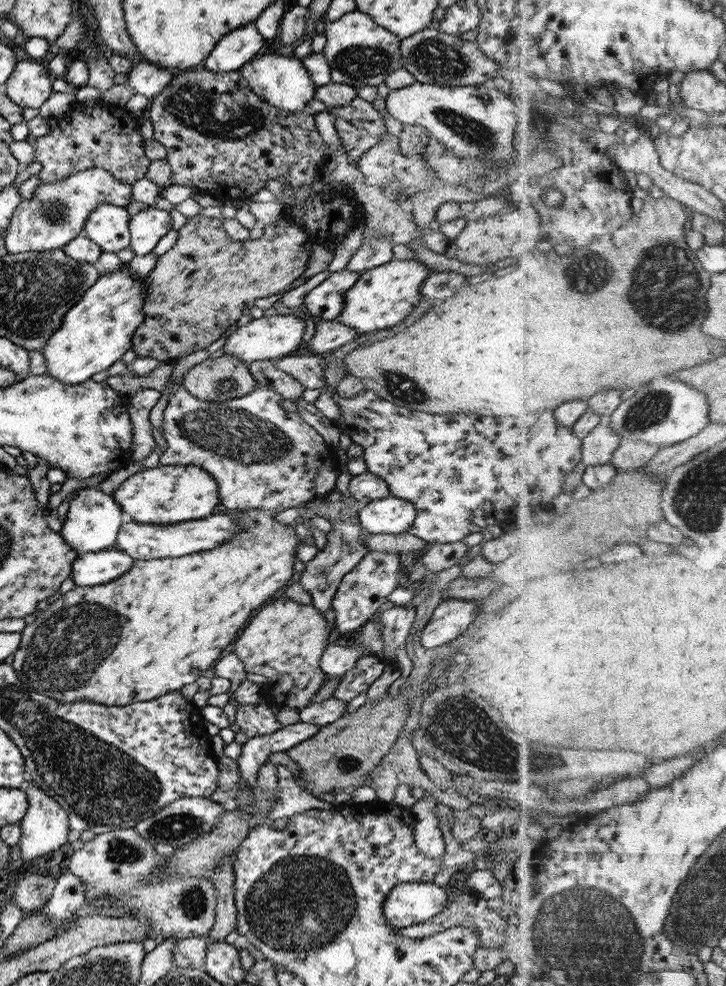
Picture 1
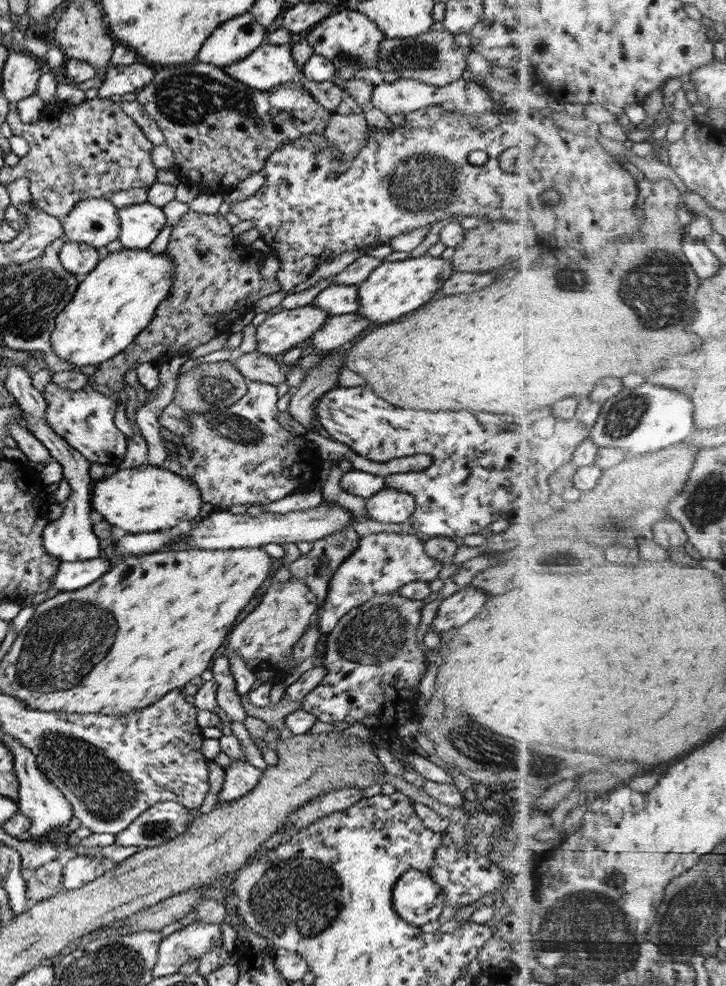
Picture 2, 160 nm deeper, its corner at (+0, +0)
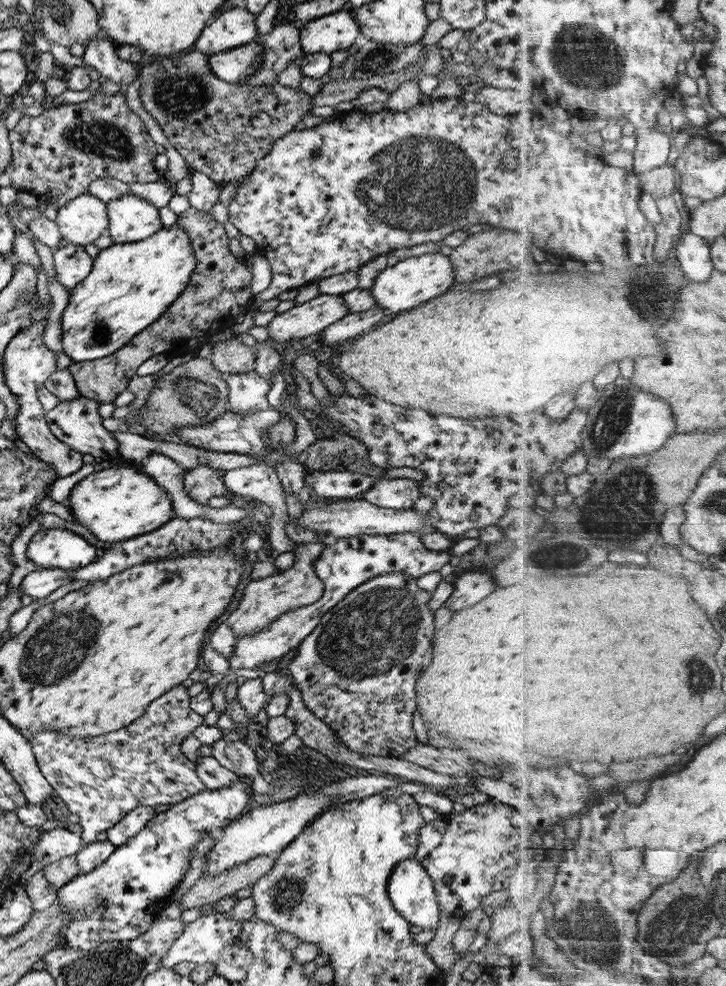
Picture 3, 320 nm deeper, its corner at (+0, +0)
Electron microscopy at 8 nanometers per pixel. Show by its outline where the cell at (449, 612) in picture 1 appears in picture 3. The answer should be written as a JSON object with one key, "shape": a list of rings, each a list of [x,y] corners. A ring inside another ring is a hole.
{"shape":[[[458,571],[458,577],[452,586],[450,597],[445,600],[443,605],[452,612],[457,612],[459,608],[479,602],[493,592],[496,587],[491,574],[486,571]]]}

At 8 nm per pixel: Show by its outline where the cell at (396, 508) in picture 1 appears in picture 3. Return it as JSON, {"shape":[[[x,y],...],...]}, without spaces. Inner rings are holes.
{"shape":[[[377,478],[363,494],[363,500],[388,509],[408,509],[419,498],[419,487],[405,478]]]}

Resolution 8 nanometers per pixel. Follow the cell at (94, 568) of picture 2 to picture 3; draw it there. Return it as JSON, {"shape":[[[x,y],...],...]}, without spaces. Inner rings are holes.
{"shape":[[[37,568],[24,576],[19,592],[27,594],[31,599],[45,598],[59,586],[73,581],[68,572],[62,568]]]}

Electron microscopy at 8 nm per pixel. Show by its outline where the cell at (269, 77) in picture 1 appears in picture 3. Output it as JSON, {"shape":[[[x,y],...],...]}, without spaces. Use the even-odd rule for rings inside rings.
{"shape":[[[258,42],[236,46],[206,57],[211,72],[228,83],[237,83],[254,75],[260,65],[262,46]]]}

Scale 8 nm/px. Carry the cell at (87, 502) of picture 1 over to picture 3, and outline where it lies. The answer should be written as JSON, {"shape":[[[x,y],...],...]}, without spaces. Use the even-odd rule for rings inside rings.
{"shape":[[[40,528],[31,536],[25,558],[39,569],[78,569],[96,560],[95,545],[64,528]]]}

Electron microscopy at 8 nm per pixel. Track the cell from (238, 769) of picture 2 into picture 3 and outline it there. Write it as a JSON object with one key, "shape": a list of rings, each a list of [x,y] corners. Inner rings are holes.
{"shape":[[[240,775],[237,777],[236,781],[231,783],[229,786],[225,788],[219,788],[219,790],[209,790],[205,789],[201,793],[194,794],[193,796],[188,796],[186,799],[180,800],[180,802],[176,802],[175,804],[169,805],[165,812],[161,812],[157,814],[139,830],[139,833],[135,836],[132,836],[125,844],[120,844],[115,847],[115,850],[107,857],[107,860],[104,860],[99,864],[98,867],[95,867],[93,870],[90,870],[86,873],[78,873],[75,878],[68,880],[63,886],[56,891],[56,900],[58,900],[58,904],[63,908],[65,913],[68,912],[70,914],[70,919],[66,925],[63,925],[60,928],[60,948],[66,948],[66,950],[91,950],[95,948],[97,945],[107,942],[109,940],[118,940],[121,942],[122,940],[131,940],[140,934],[143,934],[154,921],[157,914],[166,906],[167,903],[171,901],[170,896],[172,894],[172,890],[176,888],[181,879],[183,878],[183,874],[185,874],[187,868],[189,868],[189,860],[190,860],[190,850],[194,848],[195,844],[199,842],[201,838],[201,834],[209,833],[209,835],[213,835],[215,831],[222,831],[223,828],[226,828],[233,819],[237,819],[239,817],[239,813],[243,811],[248,803],[248,792],[251,791],[250,785],[248,782],[244,782],[244,780],[240,780]]]}

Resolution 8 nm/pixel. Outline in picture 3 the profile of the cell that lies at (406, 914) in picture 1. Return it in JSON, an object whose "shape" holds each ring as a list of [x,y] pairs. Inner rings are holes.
{"shape":[[[414,857],[400,860],[391,869],[387,881],[387,896],[393,908],[413,926],[421,930],[434,930],[439,920],[440,908],[437,904],[436,894],[430,882],[429,875],[425,869],[414,859]]]}

